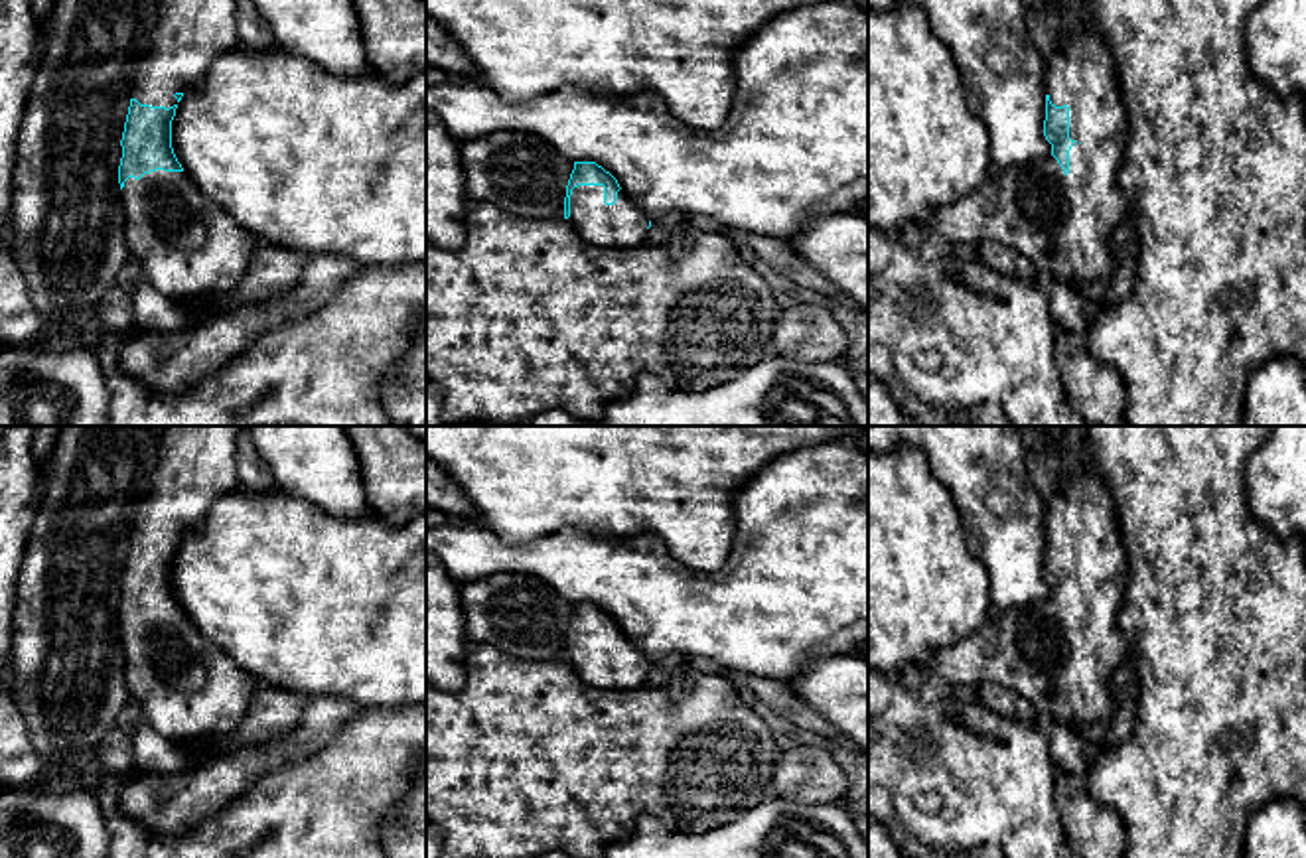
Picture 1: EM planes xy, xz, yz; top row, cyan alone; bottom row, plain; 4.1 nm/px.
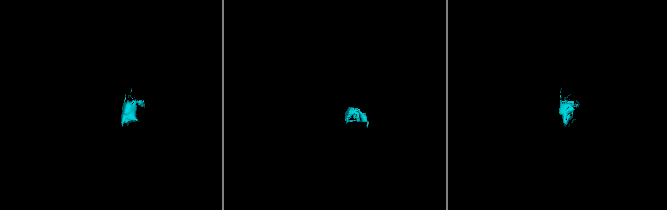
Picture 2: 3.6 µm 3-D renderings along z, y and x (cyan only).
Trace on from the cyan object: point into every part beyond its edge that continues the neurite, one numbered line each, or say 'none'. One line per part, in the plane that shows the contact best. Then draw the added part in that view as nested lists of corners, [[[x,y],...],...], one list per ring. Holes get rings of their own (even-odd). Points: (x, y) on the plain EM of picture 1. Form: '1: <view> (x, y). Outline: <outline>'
1: yz (1066, 667). Outline: [[[1089,448],[1083,469],[1069,477],[1048,507],[1046,533],[1052,546],[1069,548],[1069,580],[1075,584],[1069,592],[1069,615],[1065,617],[1057,602],[1050,596],[1026,608],[990,609],[986,621],[973,635],[941,649],[933,655],[929,665],[917,665],[906,680],[917,684],[925,679],[937,677],[947,684],[979,688],[982,682],[994,682],[1012,688],[1034,704],[1038,714],[1048,714],[1053,724],[1065,724],[1073,730],[1111,722],[1119,710],[1113,694],[1113,682],[1130,653],[1128,635],[1119,625],[1119,609],[1125,598],[1128,558],[1123,546],[1117,511],[1113,497],[1093,462]]]

